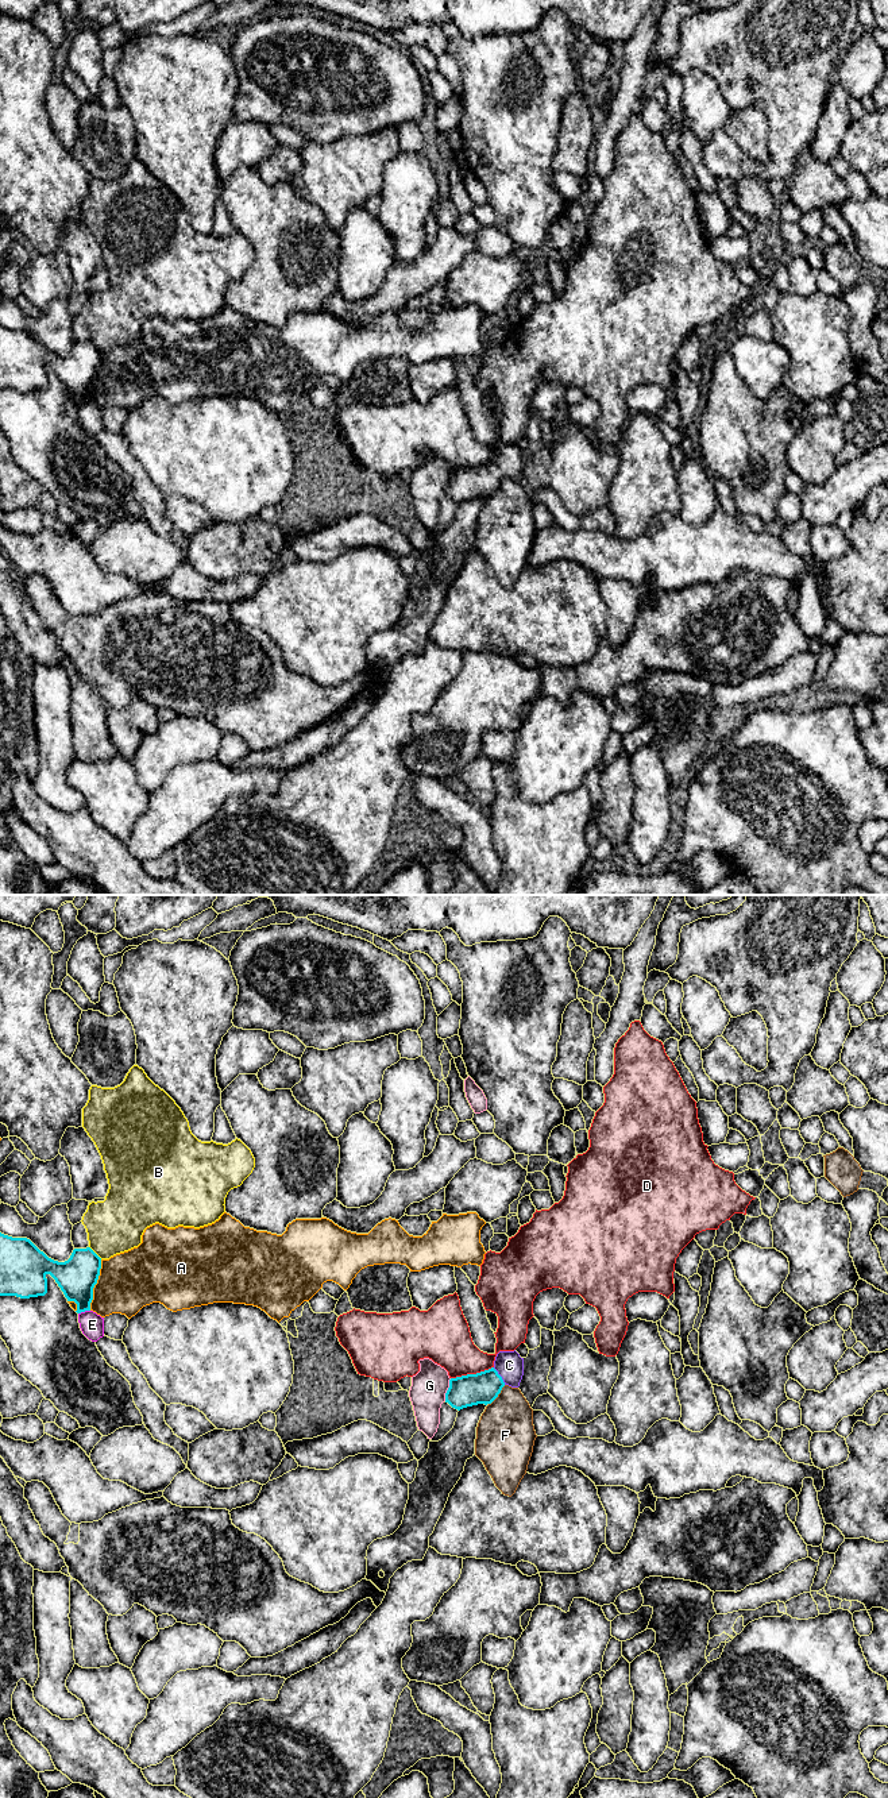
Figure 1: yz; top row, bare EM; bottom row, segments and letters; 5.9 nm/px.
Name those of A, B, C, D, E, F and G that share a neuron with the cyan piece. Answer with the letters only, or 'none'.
C

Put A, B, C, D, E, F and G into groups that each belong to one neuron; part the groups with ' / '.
A / B / C / D / E / F / G

